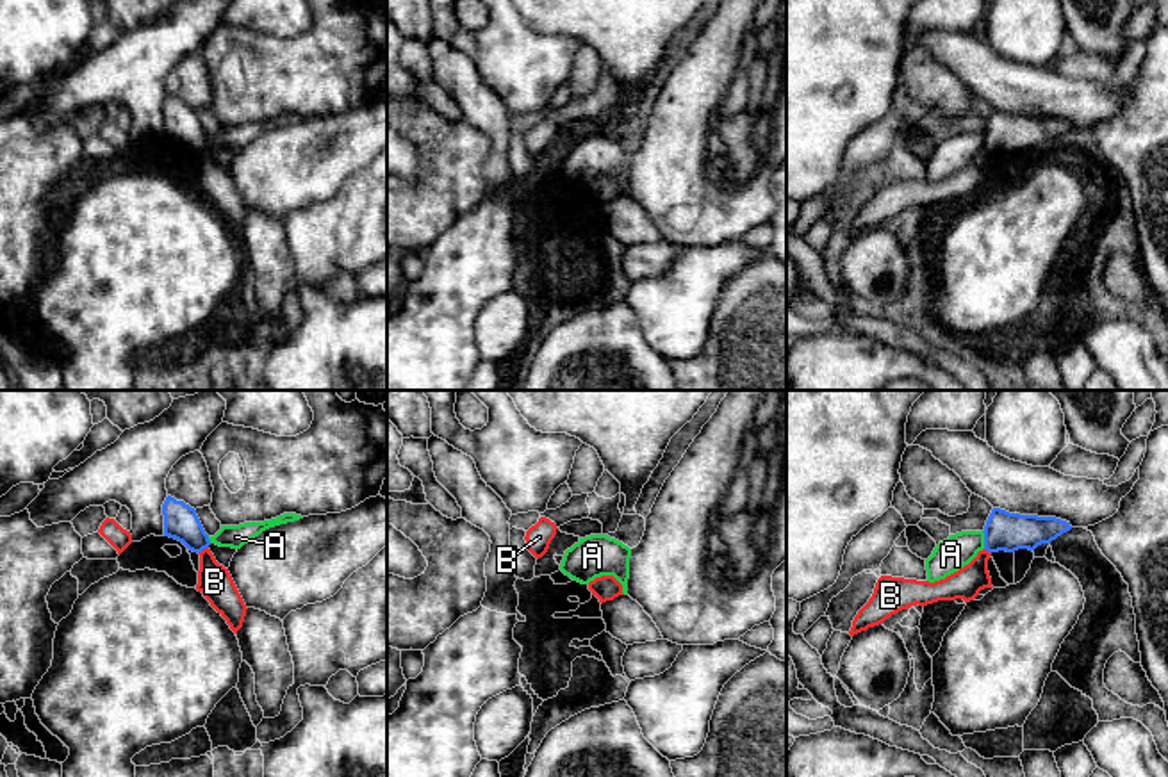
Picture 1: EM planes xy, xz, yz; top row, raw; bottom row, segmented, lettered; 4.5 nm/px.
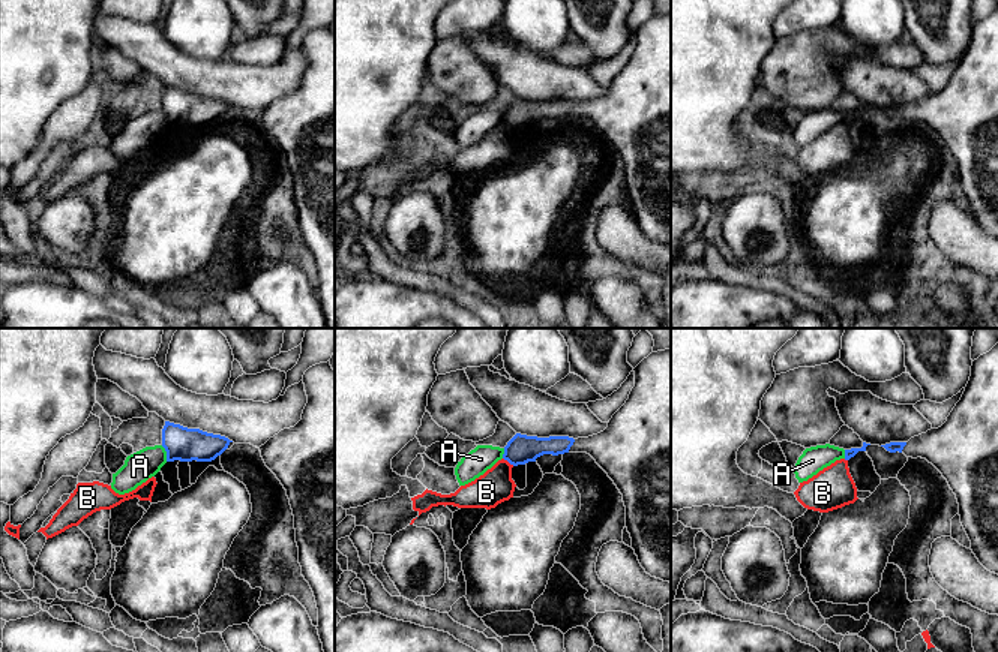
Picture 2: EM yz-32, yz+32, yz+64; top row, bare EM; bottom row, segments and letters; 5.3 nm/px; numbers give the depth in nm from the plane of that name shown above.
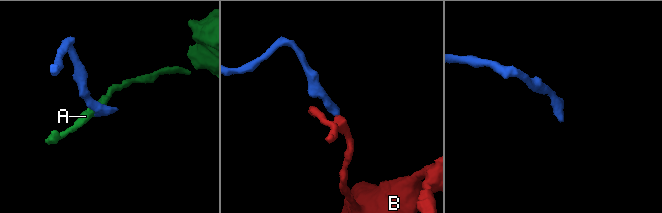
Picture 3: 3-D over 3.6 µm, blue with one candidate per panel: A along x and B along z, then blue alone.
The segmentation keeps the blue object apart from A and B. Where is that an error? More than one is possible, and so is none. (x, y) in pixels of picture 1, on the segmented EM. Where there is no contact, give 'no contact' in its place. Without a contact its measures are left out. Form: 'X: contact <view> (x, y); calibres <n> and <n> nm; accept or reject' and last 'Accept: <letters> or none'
A: contact yz (985, 540); calibres 180 and 150 nm; reject
B: contact xy (202, 549); calibres 160 and 160 nm; reject
Accept: none

